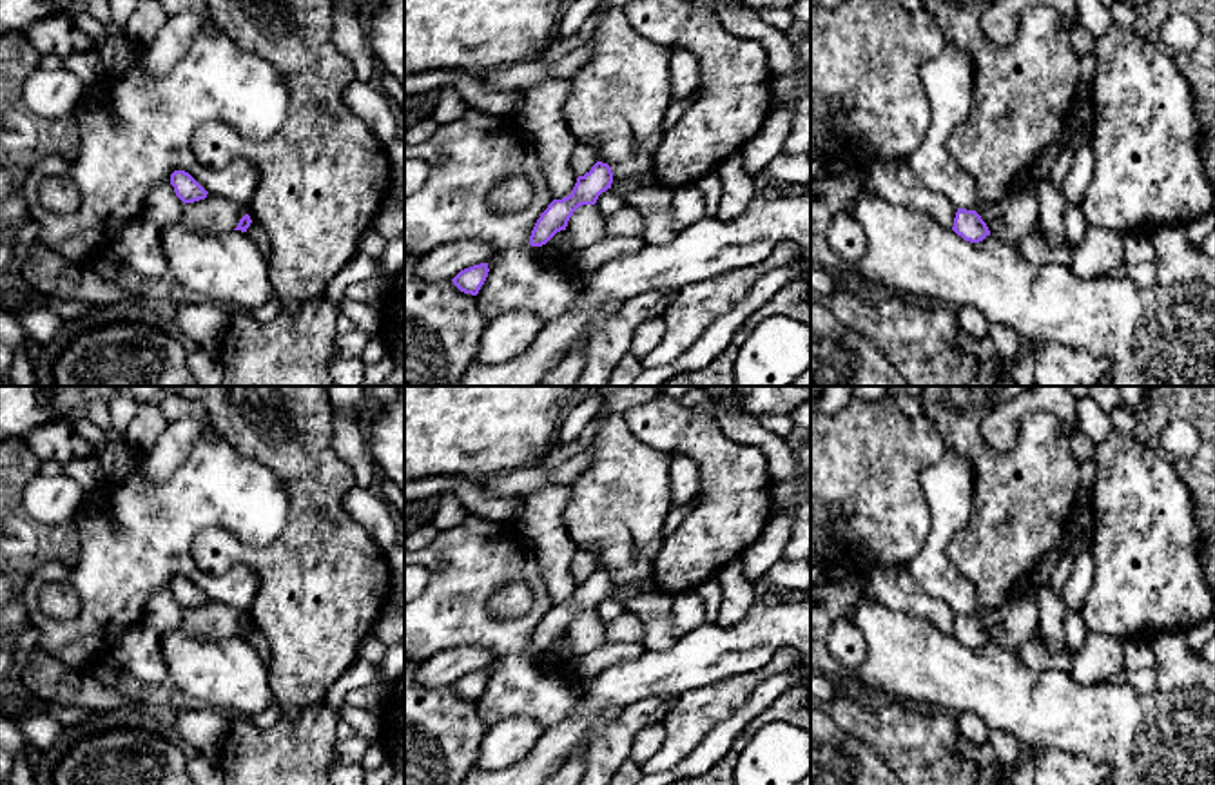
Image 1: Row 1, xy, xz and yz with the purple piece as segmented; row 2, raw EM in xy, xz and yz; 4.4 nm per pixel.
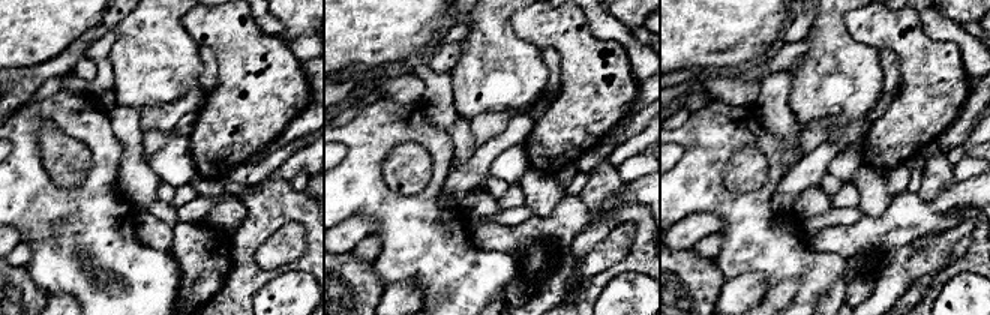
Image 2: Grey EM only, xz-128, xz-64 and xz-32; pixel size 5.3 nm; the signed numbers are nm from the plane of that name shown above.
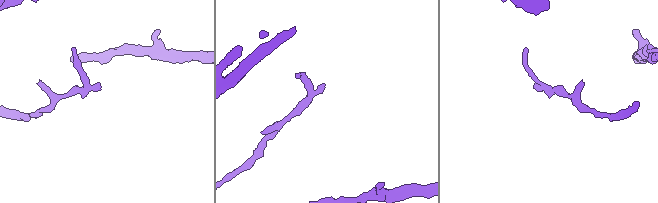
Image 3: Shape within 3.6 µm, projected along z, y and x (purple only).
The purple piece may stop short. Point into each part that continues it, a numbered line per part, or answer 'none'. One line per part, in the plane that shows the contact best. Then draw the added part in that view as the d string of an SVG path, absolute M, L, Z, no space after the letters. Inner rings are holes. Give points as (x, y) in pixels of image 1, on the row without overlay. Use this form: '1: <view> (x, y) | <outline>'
none

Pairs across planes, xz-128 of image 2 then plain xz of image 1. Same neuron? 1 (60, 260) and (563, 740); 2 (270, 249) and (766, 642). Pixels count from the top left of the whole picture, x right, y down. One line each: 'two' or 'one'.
1: two
2: two

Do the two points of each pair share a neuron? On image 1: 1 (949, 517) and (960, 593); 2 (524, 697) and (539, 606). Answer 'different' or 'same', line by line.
1: same
2: same

